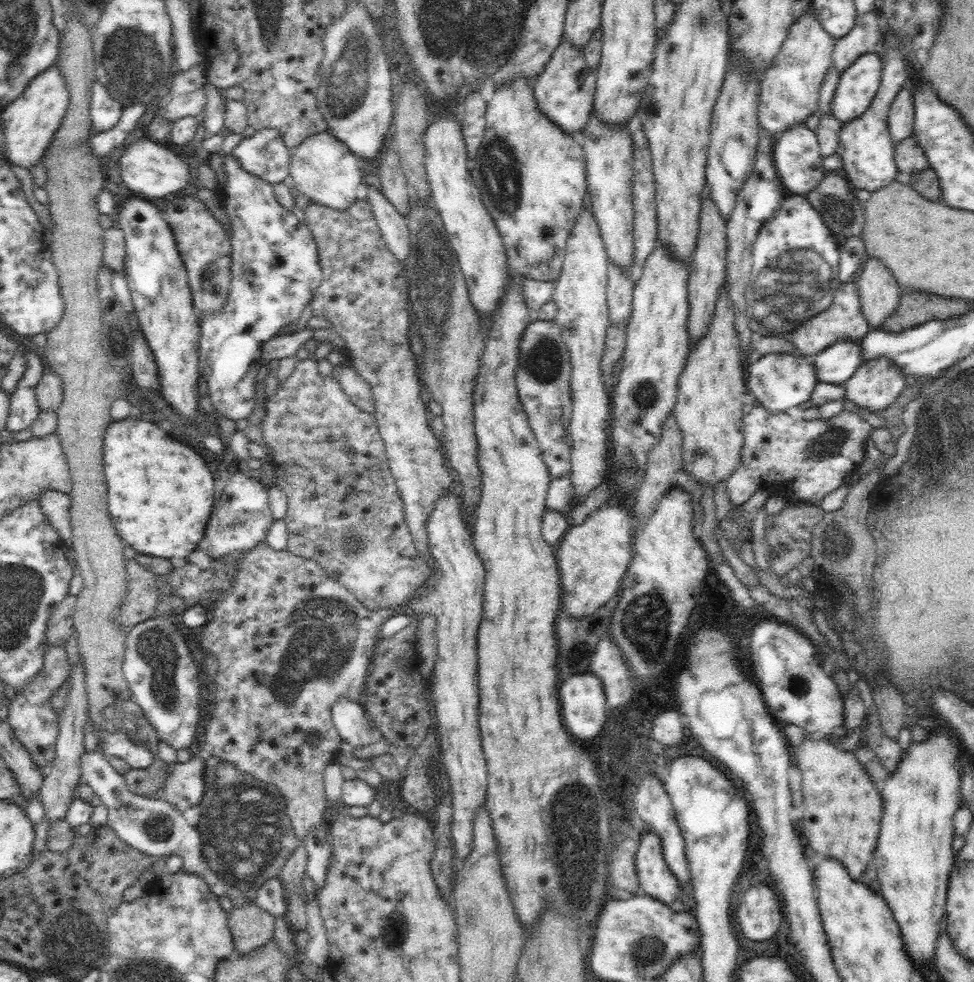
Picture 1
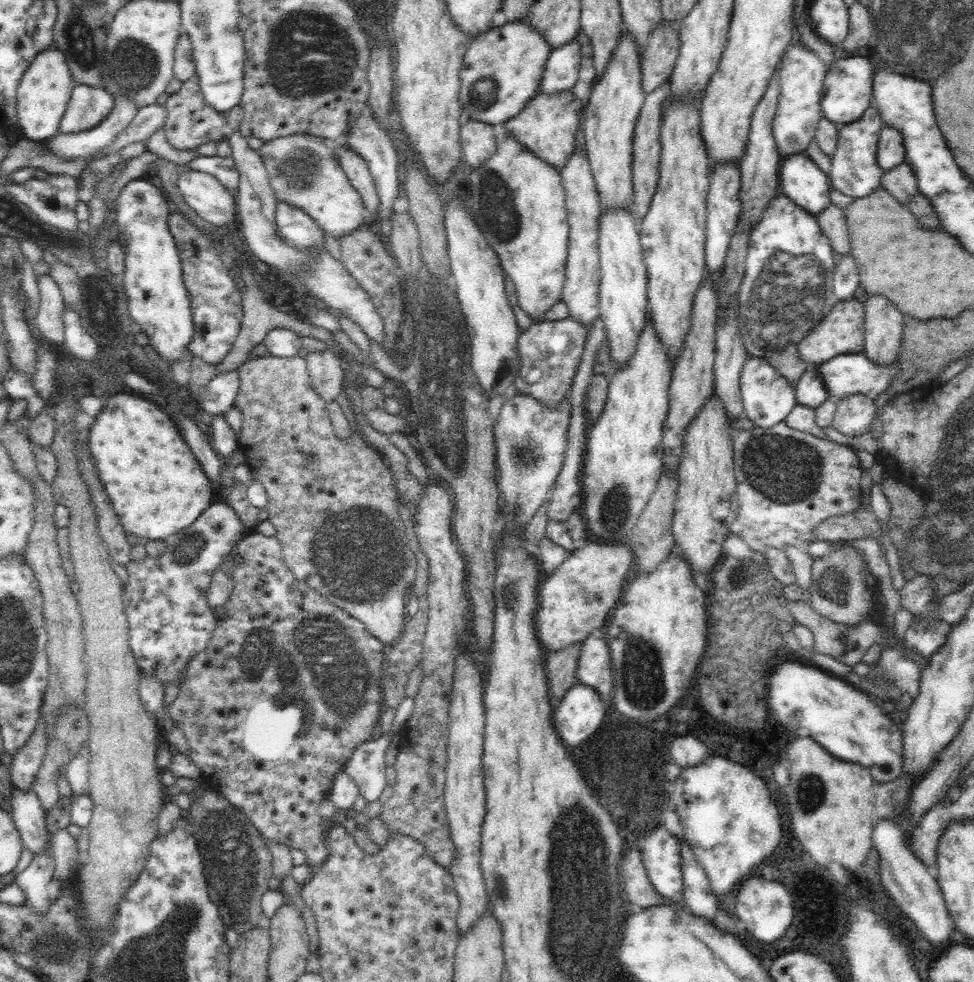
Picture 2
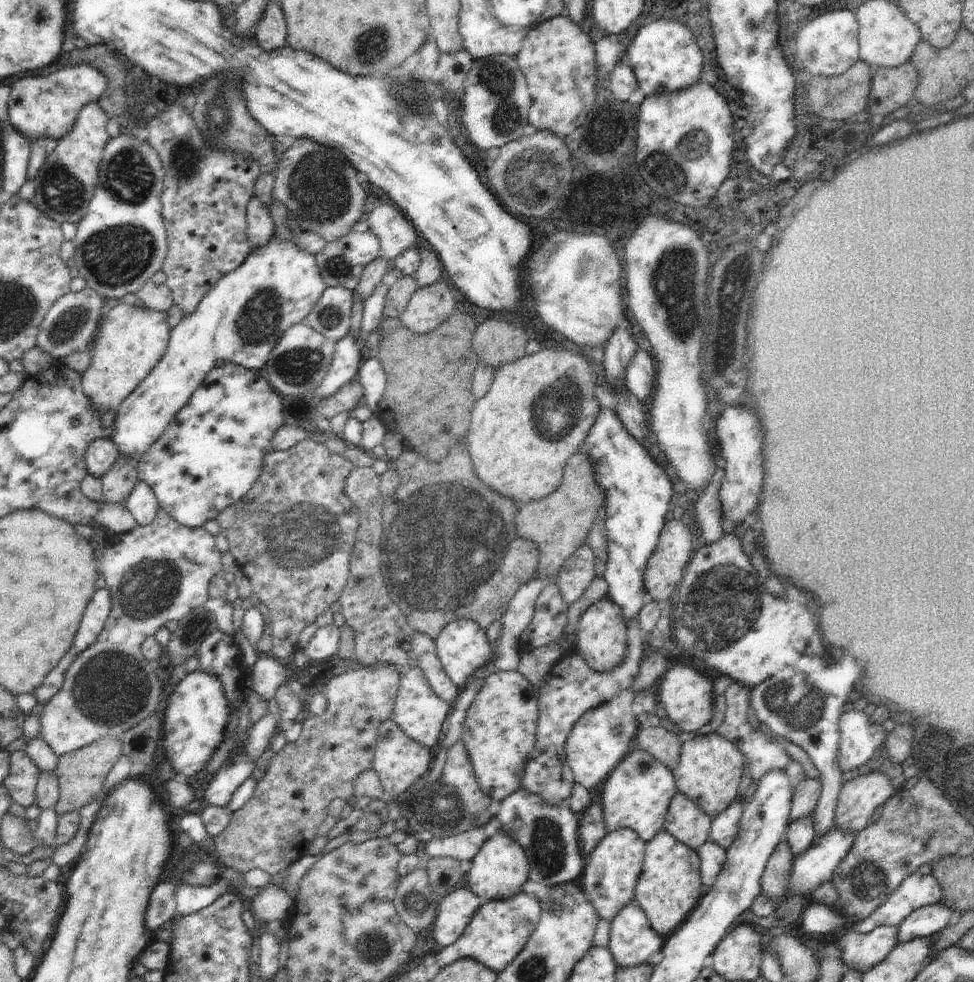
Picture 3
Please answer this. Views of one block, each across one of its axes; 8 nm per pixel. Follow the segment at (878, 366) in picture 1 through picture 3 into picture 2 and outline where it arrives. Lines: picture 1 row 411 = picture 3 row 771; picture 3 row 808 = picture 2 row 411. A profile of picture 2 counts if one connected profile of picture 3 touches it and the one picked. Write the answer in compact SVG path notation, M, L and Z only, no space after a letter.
M860 394L836 400L836 411L831 426L846 436L862 436L870 431L876 416L876 399Z

